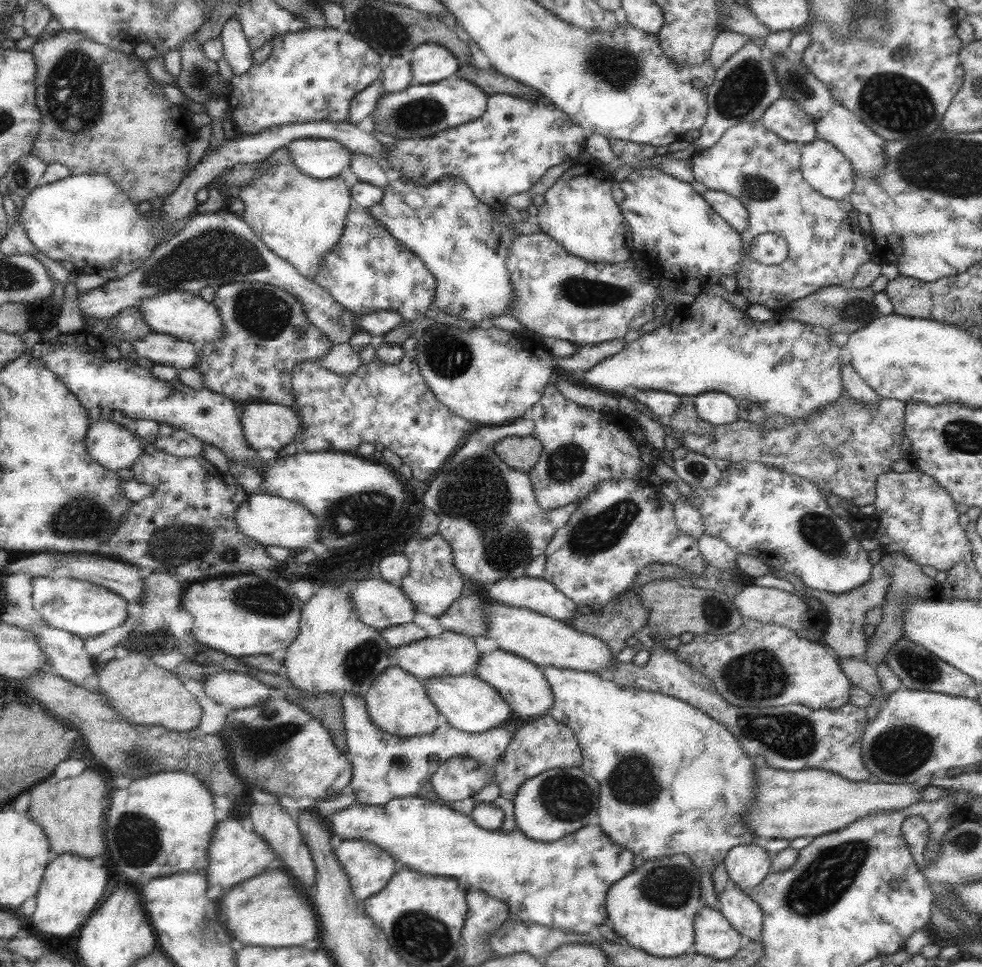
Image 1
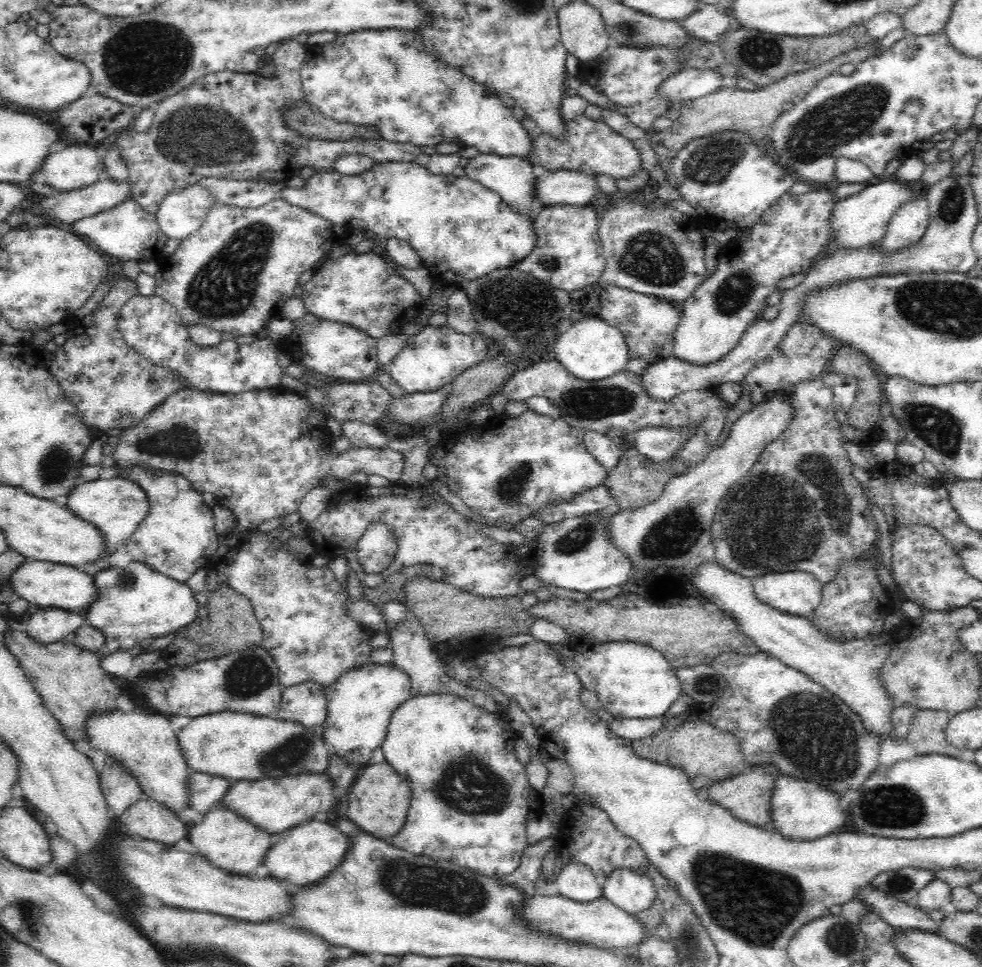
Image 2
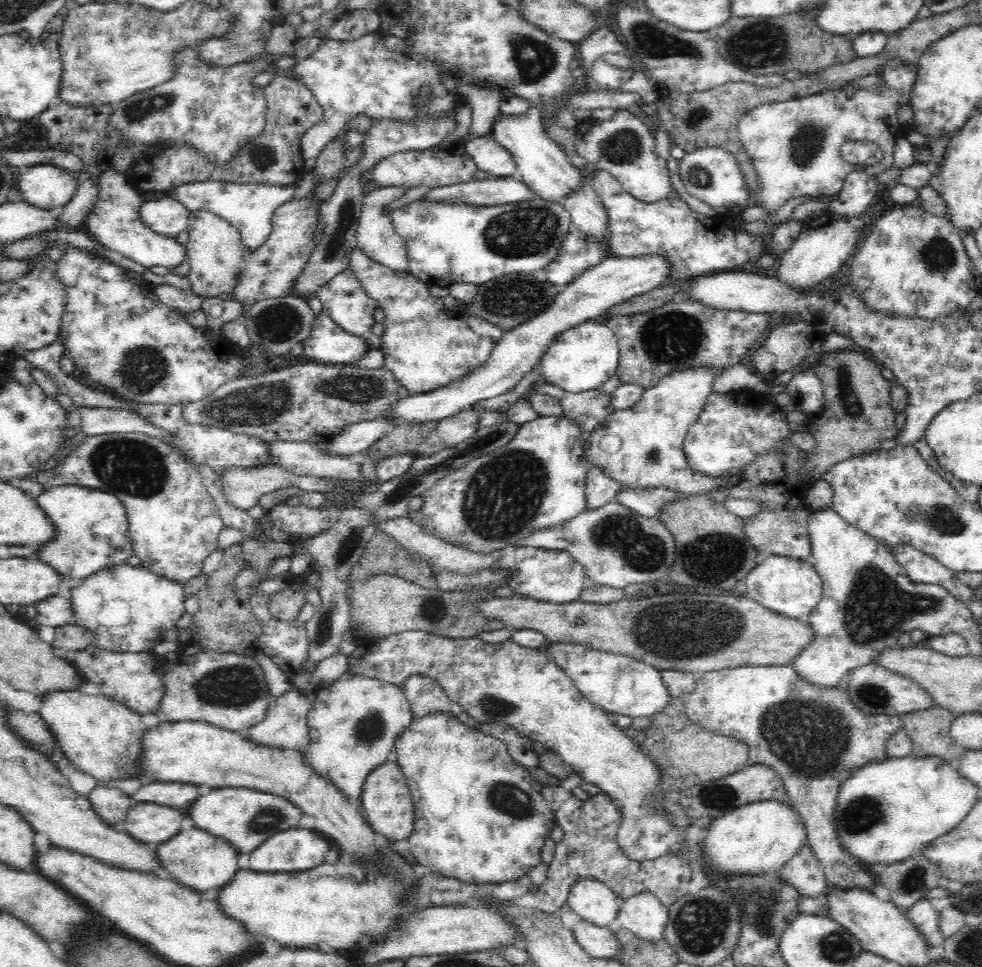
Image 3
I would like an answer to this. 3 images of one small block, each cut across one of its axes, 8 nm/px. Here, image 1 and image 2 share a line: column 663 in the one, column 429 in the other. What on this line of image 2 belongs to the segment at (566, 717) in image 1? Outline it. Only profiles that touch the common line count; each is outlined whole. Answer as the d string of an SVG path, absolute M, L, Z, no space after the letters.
M426 694L426 696L412 696L410 700L406 700L390 718L390 726L388 726L388 736L386 736L386 742L382 746L384 750L384 756L386 756L386 762L392 766L392 770L402 778L402 780L408 780L410 788L412 788L412 802L410 802L410 812L408 812L408 820L404 824L404 828L390 838L390 844L392 846L398 846L406 852L412 852L412 854L420 854L420 856L430 856L430 858L436 858L436 860L442 860L442 862L450 862L450 864L456 864L460 868L468 868L472 872L478 872L486 878L492 878L492 880L500 880L504 876L510 876L518 870L520 862L522 862L522 856L526 854L528 850L528 842L526 842L526 826L528 822L532 820L540 820L544 816L544 798L540 796L540 792L536 788L530 786L530 780L528 780L528 772L526 772L526 764L522 764L518 758L516 758L516 746L512 740L508 740L504 734L504 726L500 720L496 720L492 714L488 714L484 708L464 700L464 698L456 698L452 694Z

